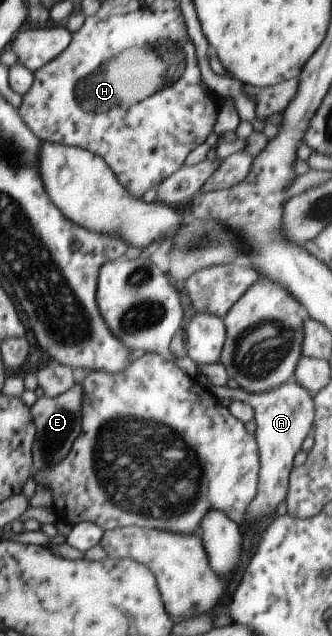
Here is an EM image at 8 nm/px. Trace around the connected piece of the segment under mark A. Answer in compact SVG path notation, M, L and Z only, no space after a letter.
M297 381L282 383L276 389L265 391L264 393L245 393L242 388L233 391L233 395L240 401L248 403L253 407L254 421L256 428L254 439L258 442L258 451L261 452L261 471L257 495L246 509L246 523L240 523L238 529L244 534L250 526L257 523L250 521L261 521L260 517L266 513L272 513L274 507L284 501L284 495L289 493L289 473L292 467L292 457L300 450L300 443L308 435L310 427L316 417L316 409L313 407L313 396L306 391Z

